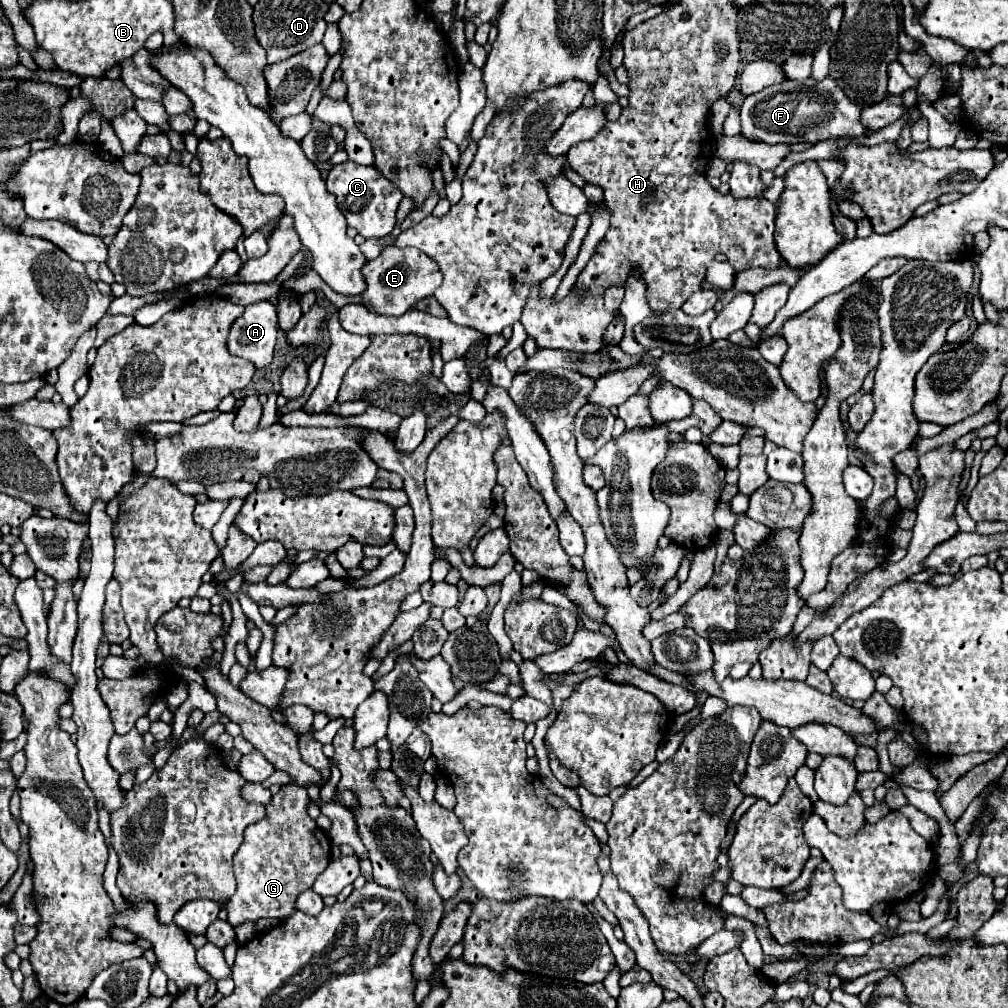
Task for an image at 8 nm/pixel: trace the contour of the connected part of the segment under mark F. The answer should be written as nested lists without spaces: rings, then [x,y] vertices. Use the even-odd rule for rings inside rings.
[[[834,79],[814,81],[782,81],[778,85],[766,87],[754,95],[748,95],[740,107],[742,135],[748,139],[760,139],[768,145],[774,143],[818,143],[824,139],[842,139],[842,137],[864,137],[870,131],[860,127],[860,109],[852,103],[842,87]],[[806,125],[806,133],[804,133]]]

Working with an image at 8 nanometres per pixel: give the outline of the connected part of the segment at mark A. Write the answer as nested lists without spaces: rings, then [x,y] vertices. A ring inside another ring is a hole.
[[[268,301],[252,303],[232,323],[228,335],[228,351],[254,363],[256,369],[264,369],[272,363],[276,345],[276,307]]]

